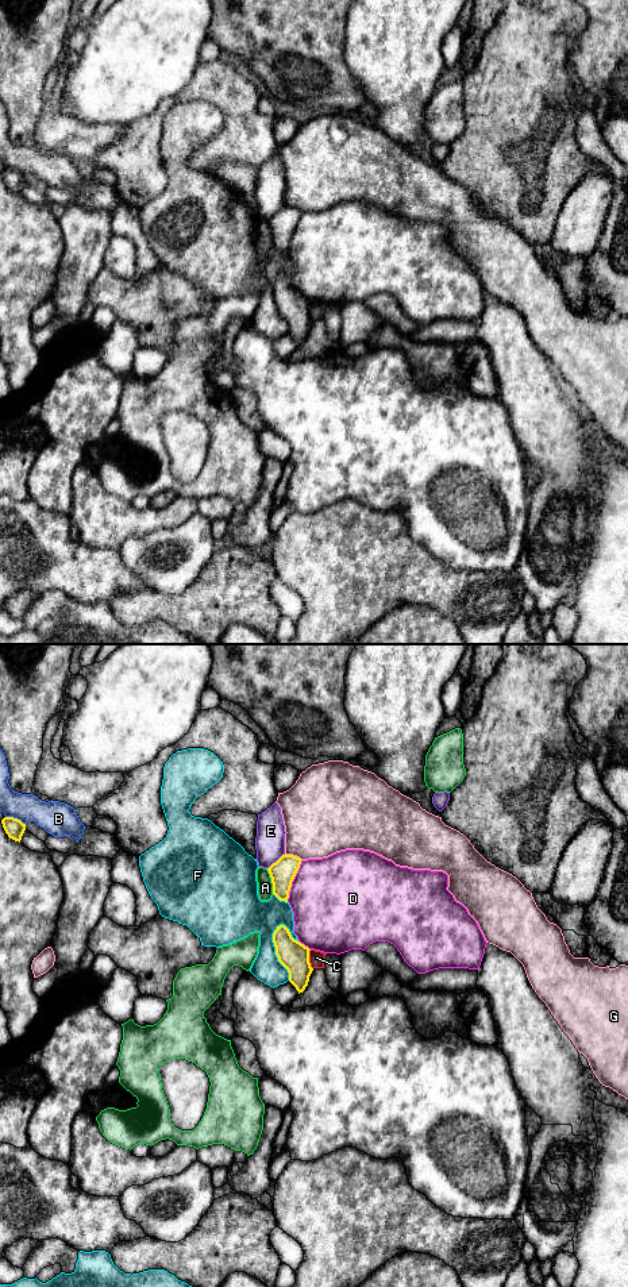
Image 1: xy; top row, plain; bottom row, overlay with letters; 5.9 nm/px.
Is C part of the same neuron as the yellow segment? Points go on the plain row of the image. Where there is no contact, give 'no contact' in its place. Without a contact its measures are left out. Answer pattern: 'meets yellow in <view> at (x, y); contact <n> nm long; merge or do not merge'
meets yellow in xy at (308, 311); contact 120 nm long; do not merge

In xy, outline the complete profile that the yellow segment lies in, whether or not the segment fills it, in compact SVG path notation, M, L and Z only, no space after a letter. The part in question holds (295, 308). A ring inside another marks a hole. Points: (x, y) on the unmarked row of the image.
M285 277L277 278L273 294L278 313L288 321L289 334L303 344L313 323L309 315L309 300L294 292Z

